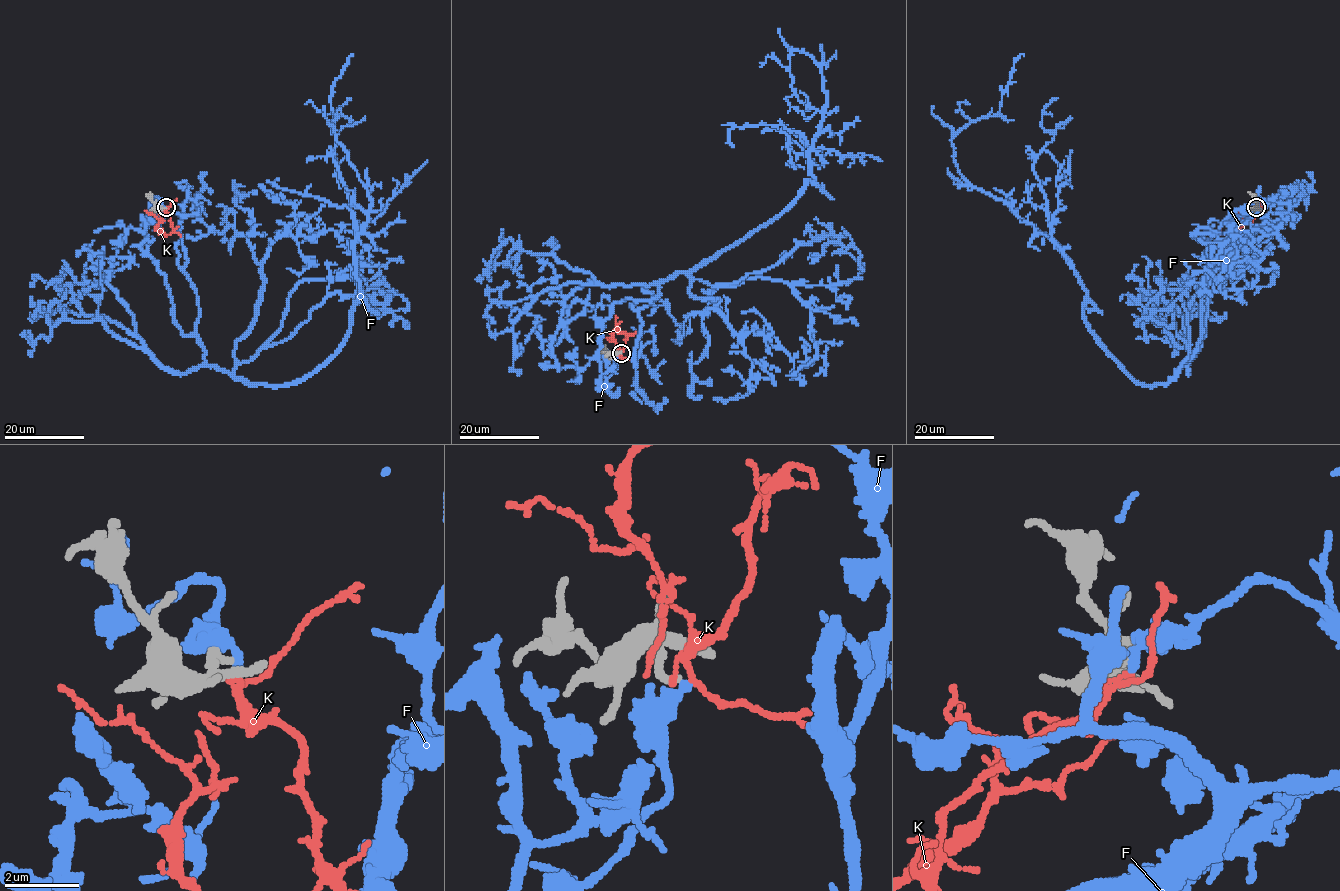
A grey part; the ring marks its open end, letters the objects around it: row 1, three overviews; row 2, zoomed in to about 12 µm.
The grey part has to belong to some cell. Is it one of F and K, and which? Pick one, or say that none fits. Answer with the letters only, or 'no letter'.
no letter

